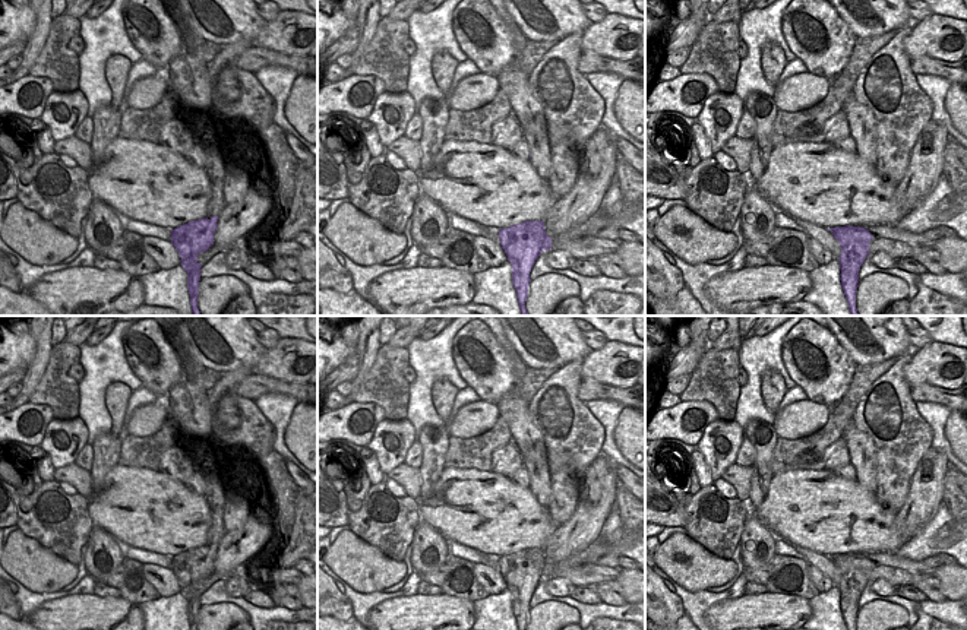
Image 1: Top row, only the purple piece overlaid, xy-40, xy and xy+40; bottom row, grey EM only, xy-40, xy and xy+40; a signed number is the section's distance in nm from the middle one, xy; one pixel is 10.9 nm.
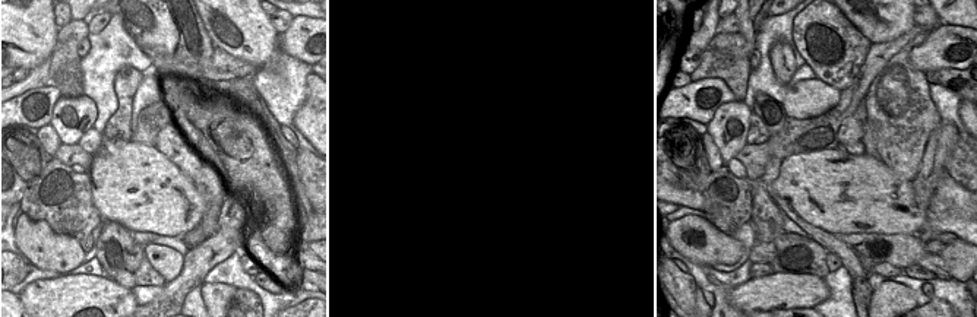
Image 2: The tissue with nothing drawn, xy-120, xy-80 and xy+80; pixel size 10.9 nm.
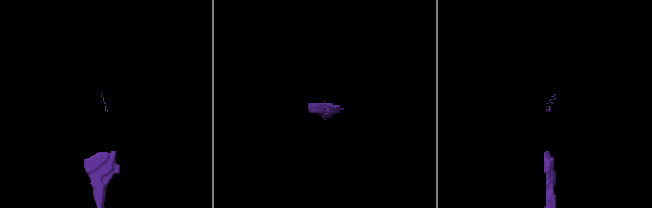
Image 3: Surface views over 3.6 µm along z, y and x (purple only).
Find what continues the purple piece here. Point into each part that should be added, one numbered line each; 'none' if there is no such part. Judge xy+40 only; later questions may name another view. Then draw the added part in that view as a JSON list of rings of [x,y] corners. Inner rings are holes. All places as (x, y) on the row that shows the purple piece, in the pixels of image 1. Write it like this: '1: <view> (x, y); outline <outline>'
none

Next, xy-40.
none

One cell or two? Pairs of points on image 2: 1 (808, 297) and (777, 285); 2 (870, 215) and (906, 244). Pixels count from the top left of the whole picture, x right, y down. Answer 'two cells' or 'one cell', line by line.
1: one cell
2: two cells

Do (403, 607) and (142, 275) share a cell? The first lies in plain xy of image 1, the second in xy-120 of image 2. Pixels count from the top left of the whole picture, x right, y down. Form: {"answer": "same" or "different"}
{"answer": "different"}

